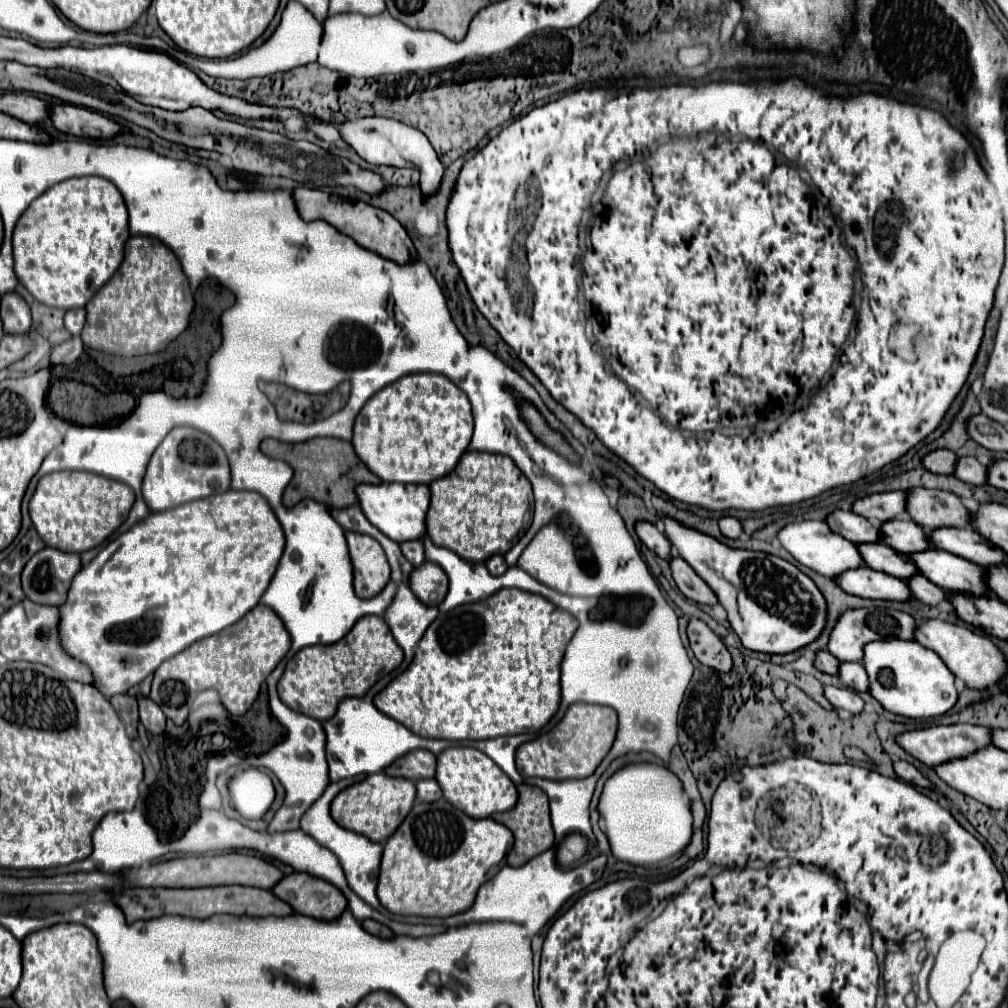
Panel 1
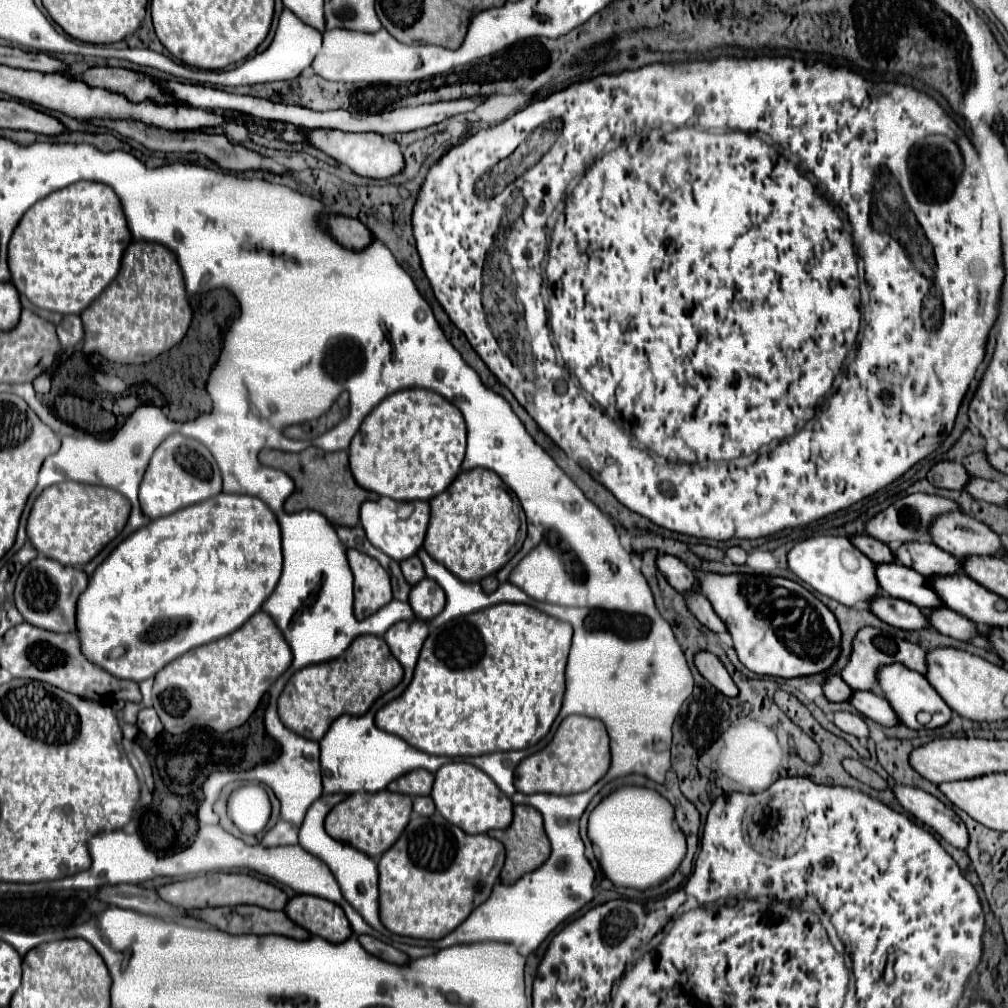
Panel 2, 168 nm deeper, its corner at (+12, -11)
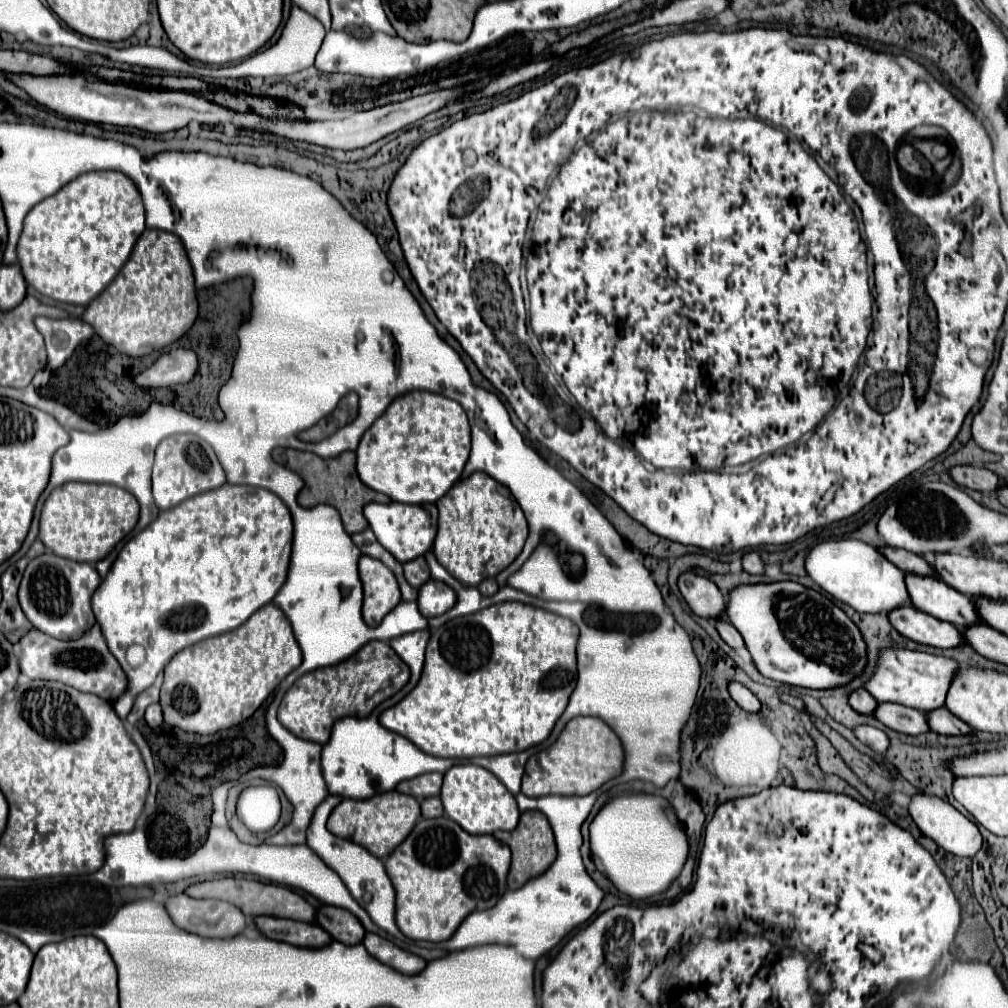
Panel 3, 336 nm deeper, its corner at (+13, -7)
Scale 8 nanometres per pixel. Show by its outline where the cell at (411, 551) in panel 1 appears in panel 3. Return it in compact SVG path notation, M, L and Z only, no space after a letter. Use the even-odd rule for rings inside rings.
M423 557L405 563L403 569L405 569L405 579L407 579L415 589L419 589L423 583L427 583L427 581L431 579L429 565L427 565L427 561L425 561Z

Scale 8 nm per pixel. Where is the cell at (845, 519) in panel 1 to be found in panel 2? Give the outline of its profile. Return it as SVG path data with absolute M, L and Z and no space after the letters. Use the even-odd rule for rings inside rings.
M866 533L850 535L848 539L854 543L854 547L858 547L858 551L868 555L868 559L874 561L874 563L890 563L890 561L894 561L894 555L892 555L890 547L886 547L886 543L882 543L878 539L872 539Z

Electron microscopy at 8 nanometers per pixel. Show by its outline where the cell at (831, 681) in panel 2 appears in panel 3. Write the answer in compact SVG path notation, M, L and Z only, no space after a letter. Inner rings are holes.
M859 689L855 693L849 695L849 705L857 711L857 713L863 713L863 715L873 715L875 709L877 709L877 701L873 699L873 695L869 695L869 691L865 689Z

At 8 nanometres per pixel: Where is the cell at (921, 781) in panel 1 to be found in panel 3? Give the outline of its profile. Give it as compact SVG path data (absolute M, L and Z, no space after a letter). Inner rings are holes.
M915 795L915 797L911 799L909 813L911 813L913 821L917 823L917 827L919 827L927 837L931 837L939 847L943 847L947 853L957 855L957 857L969 857L969 859L971 859L971 857L981 849L983 837L981 837L977 825L971 823L965 815L961 815L955 807L951 807L949 803L941 801L939 797Z

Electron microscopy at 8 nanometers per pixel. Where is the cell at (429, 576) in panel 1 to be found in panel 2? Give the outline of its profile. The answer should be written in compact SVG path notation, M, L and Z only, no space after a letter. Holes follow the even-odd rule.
M424 577L422 581L418 581L410 589L408 603L410 603L410 607L418 619L430 621L432 617L436 617L444 609L446 597L444 597L444 591L438 583Z

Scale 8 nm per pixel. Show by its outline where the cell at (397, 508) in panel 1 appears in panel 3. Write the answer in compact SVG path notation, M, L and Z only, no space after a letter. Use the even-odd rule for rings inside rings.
M369 503L365 517L373 529L377 541L399 561L407 563L431 551L437 535L437 507L435 505L405 505L405 503Z

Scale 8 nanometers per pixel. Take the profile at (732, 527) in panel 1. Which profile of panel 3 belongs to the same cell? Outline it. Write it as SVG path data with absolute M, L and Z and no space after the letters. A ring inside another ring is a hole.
M749 553L743 557L743 569L753 575L763 575L765 573L765 563L757 553Z

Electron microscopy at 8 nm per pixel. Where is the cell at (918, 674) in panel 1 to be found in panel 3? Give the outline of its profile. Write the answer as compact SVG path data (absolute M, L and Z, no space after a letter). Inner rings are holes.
M945 707L927 713L927 719L929 719L931 731L941 733L941 735L971 735L973 733L969 725L965 725L961 719L951 715Z

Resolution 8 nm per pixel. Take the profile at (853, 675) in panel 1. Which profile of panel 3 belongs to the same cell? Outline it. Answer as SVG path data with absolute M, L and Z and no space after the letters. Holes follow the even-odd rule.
M879 703L875 717L889 729L905 735L921 735L931 731L927 725L927 717L911 707L903 707L895 703Z

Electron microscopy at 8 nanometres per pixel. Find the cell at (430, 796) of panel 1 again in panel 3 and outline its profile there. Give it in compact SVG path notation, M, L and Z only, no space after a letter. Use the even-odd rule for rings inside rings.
M429 797L429 799L423 799L421 801L421 811L423 811L423 817L441 817L443 815L443 803L439 797Z

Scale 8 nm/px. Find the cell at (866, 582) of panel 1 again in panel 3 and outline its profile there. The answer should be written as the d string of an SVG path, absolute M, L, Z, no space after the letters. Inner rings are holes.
M909 605L891 611L889 619L901 635L921 645L929 645L937 649L955 649L965 643L961 629L957 629L951 623L929 617L927 613Z

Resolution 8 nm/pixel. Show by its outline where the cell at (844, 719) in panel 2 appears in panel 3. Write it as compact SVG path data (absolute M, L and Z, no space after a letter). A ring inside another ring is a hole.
M859 725L857 729L855 729L855 735L857 735L857 739L861 741L861 743L865 743L867 747L871 747L875 753L885 753L887 751L887 747L889 747L889 737L883 733L883 731L879 731L879 729L875 729L875 727L869 727L869 725Z

